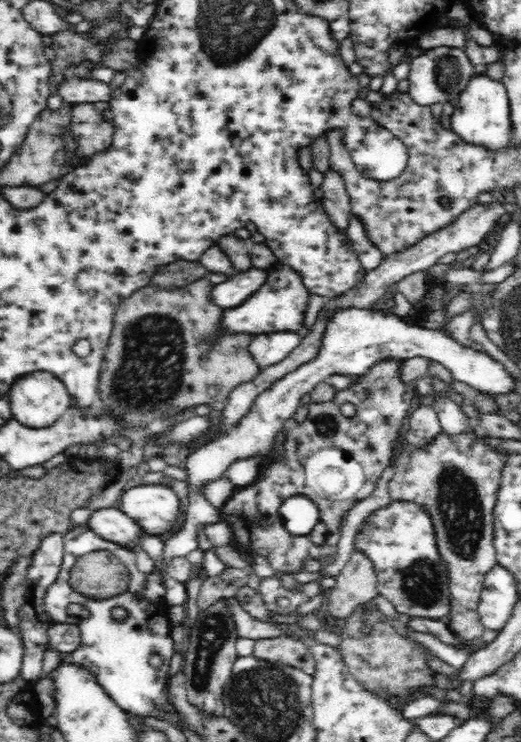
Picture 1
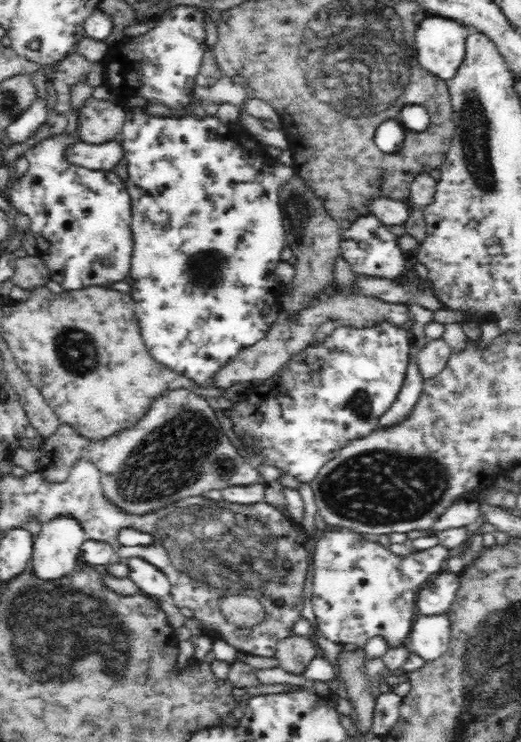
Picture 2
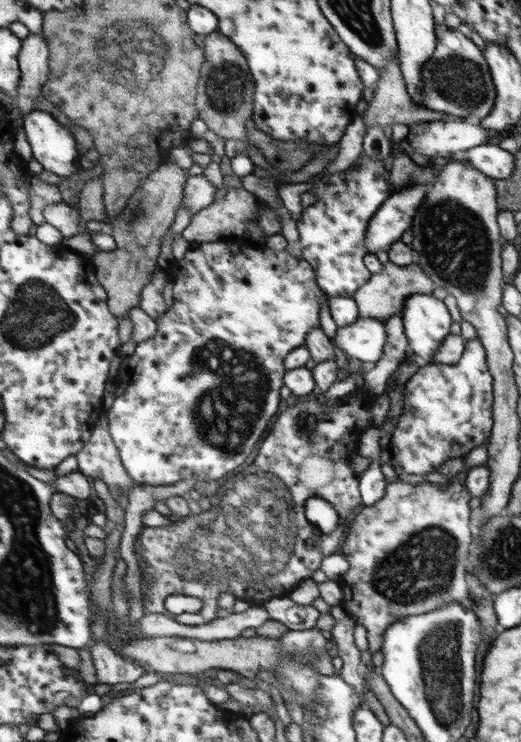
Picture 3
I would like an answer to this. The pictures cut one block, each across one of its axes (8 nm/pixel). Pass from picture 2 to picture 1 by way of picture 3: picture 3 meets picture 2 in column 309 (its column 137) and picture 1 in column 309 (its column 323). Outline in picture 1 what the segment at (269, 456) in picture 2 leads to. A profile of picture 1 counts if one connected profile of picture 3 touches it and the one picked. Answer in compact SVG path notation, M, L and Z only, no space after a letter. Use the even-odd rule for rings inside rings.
M280 263L268 270L267 279L256 292L237 308L224 312L224 328L248 336L273 332L303 333L310 295L310 290L305 287L304 273Z

